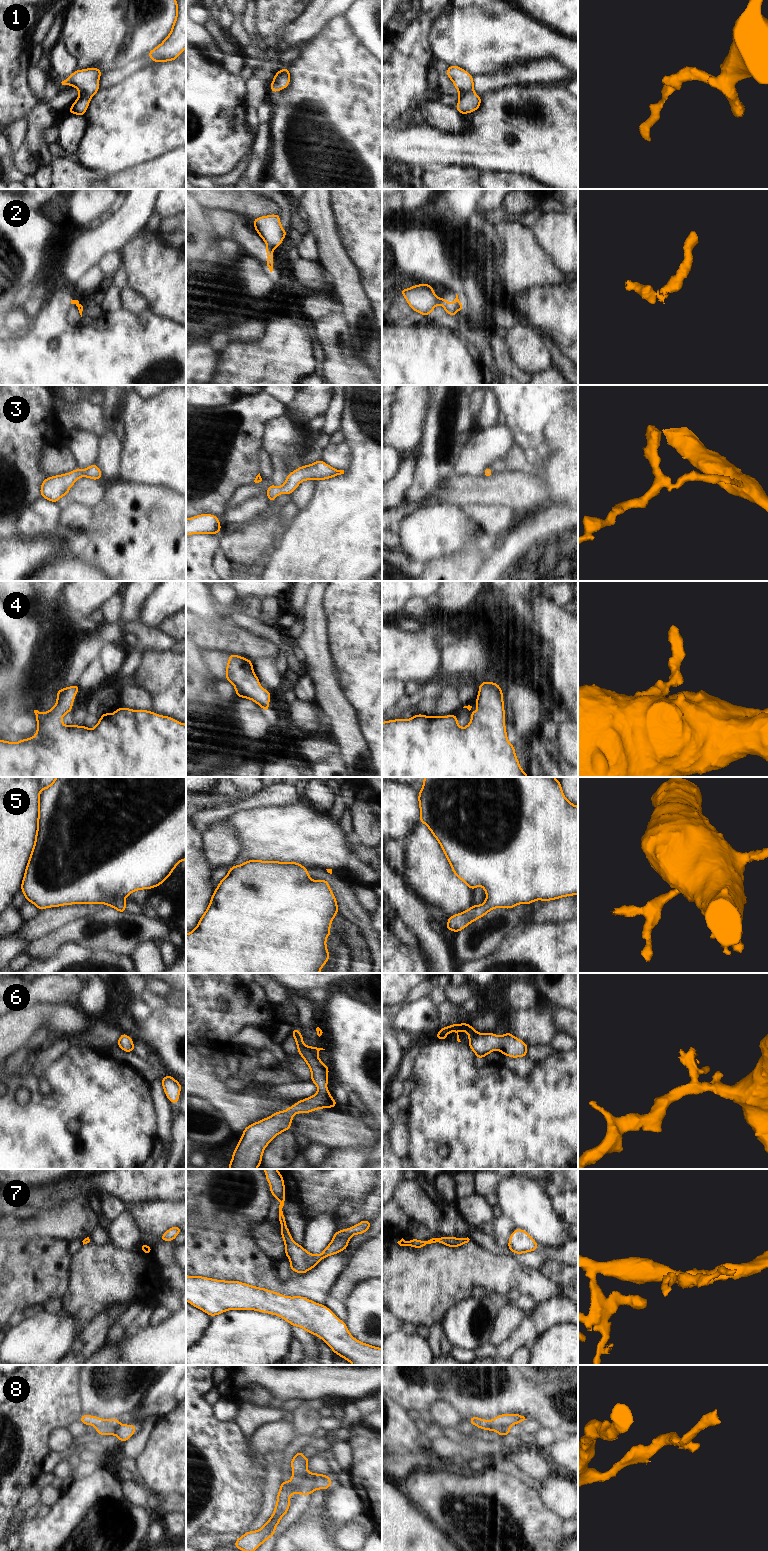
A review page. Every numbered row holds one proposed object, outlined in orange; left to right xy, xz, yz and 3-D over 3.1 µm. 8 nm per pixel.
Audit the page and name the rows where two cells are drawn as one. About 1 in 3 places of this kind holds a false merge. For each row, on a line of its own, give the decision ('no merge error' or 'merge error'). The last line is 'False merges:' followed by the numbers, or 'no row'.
1: no merge error
2: merge error
3: no merge error
4: no merge error
5: no merge error
6: no merge error
7: no merge error
8: no merge error
False merges: 2

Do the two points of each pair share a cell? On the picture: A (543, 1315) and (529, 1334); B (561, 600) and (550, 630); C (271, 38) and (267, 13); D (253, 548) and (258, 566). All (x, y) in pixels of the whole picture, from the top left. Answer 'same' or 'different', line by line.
A: different
B: different
C: same
D: different

